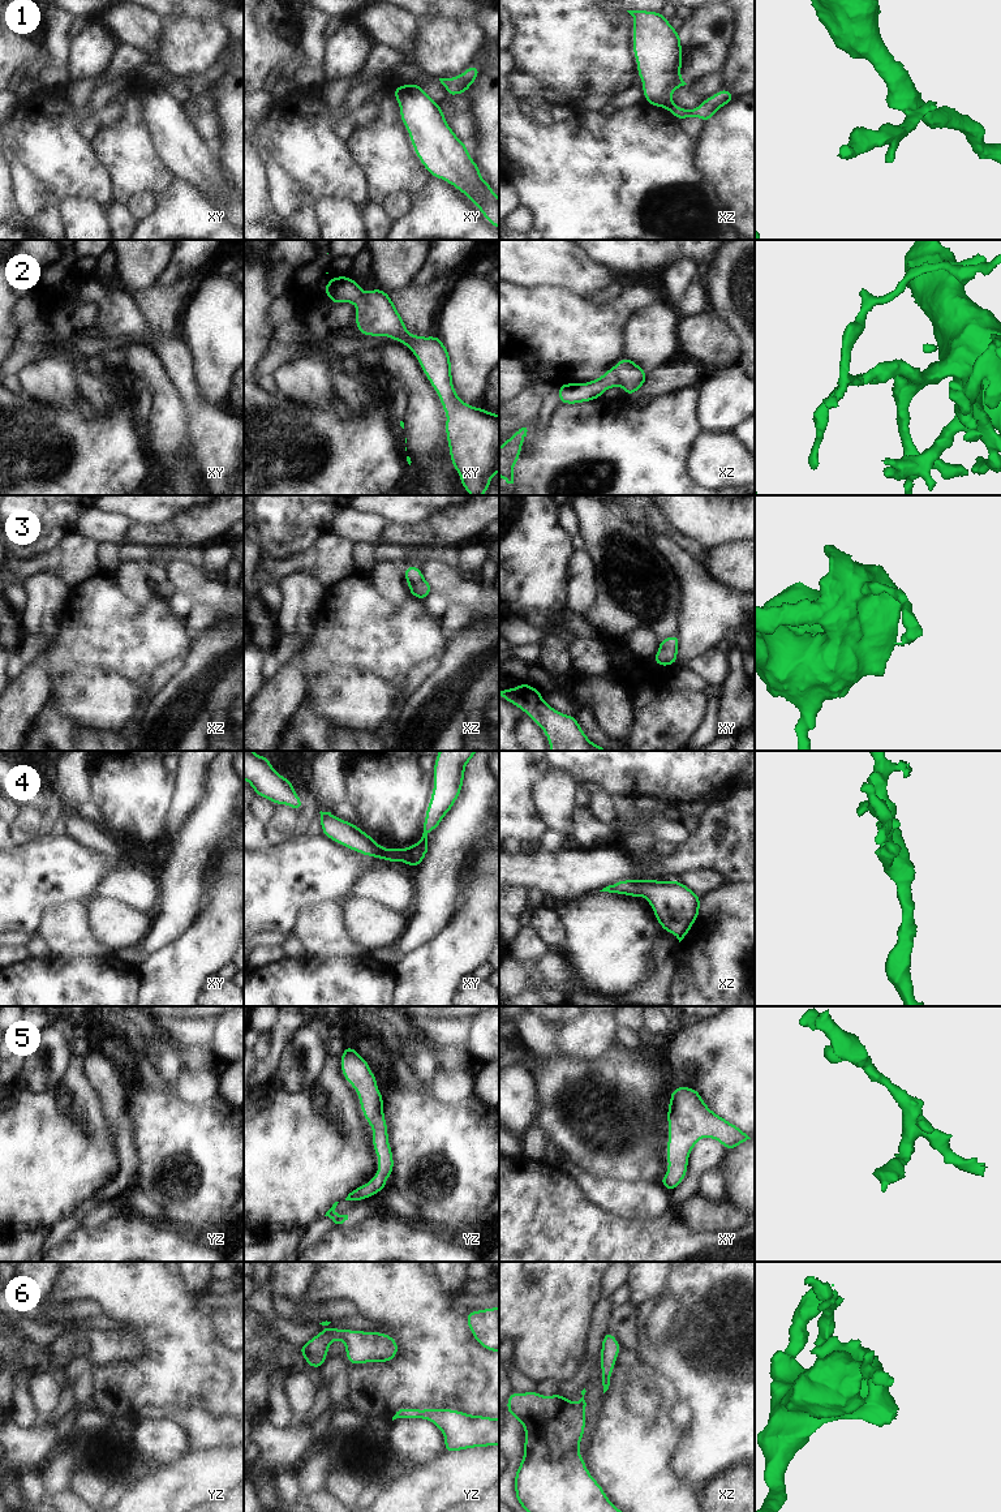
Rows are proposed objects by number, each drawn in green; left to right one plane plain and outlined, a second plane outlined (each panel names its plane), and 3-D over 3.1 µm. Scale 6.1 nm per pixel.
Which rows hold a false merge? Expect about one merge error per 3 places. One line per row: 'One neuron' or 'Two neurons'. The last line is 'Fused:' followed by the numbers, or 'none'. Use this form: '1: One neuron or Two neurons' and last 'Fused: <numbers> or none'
1: Two neurons
2: One neuron
3: One neuron
4: One neuron
5: One neuron
6: One neuron
Fused: 1.

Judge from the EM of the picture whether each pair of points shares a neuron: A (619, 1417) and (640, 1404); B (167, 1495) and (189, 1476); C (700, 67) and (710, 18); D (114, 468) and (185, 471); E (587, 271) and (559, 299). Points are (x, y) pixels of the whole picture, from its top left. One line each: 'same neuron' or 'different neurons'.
A: different neurons
B: same neuron
C: same neuron
D: different neurons
E: different neurons

